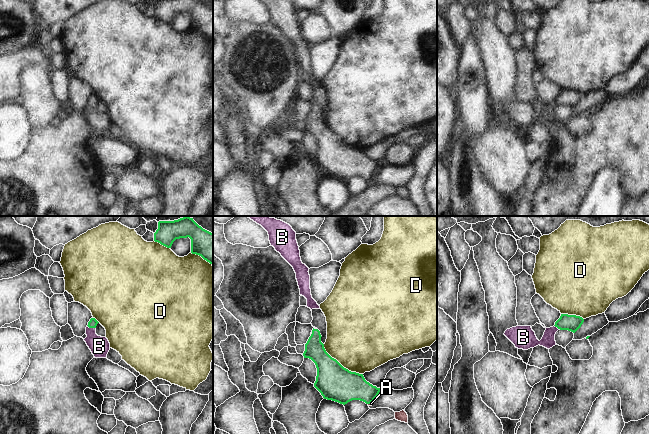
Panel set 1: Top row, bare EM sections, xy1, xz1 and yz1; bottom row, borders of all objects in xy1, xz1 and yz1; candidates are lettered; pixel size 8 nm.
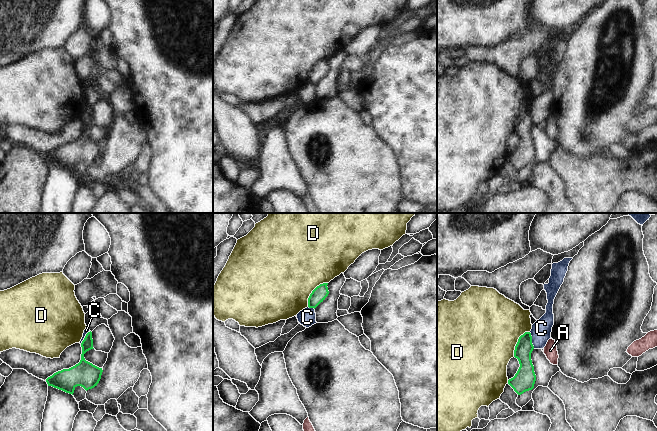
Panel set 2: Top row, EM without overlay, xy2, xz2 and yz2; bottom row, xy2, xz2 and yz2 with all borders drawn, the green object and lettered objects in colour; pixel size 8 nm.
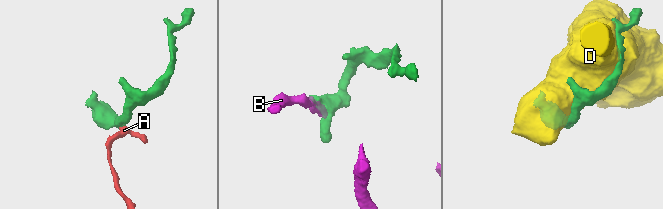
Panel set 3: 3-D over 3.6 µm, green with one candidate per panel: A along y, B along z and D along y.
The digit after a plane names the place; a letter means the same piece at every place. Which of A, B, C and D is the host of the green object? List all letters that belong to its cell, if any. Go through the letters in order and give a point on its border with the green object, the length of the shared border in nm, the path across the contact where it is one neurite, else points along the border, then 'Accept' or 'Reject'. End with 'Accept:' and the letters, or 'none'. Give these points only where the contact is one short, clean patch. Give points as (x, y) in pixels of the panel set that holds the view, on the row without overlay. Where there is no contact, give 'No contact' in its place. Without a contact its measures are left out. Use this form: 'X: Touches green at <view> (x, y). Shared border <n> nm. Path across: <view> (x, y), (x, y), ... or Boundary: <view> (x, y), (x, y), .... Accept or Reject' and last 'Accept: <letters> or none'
A: Touches green at xz1 (370, 178). Shared border 50 nm. Path across: xz1 (344, 162), (355, 163), (370, 178), (371, 179). Accept
B: Touches green at xy1 (91, 103). Shared border 80 nm. Path across: xy1 (93, 98), (91, 103), (92, 115), (99, 122). Accept
C: Touches green at yz2 (531, 116). Shared border 140 nm. Boundary: yz2 (529, 108), (534, 124). Reject
D: Touches green at xz1 (340, 140). Shared border 400 nm. Reject
Accept: A, B.

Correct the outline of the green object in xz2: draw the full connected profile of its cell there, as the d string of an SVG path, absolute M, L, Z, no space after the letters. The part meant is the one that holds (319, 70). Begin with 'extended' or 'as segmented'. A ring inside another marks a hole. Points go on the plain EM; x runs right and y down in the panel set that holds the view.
as segmented | M323 59L317 62L308 74L308 83L316 84L321 78L328 72L329 67L327 63L328 59Z

